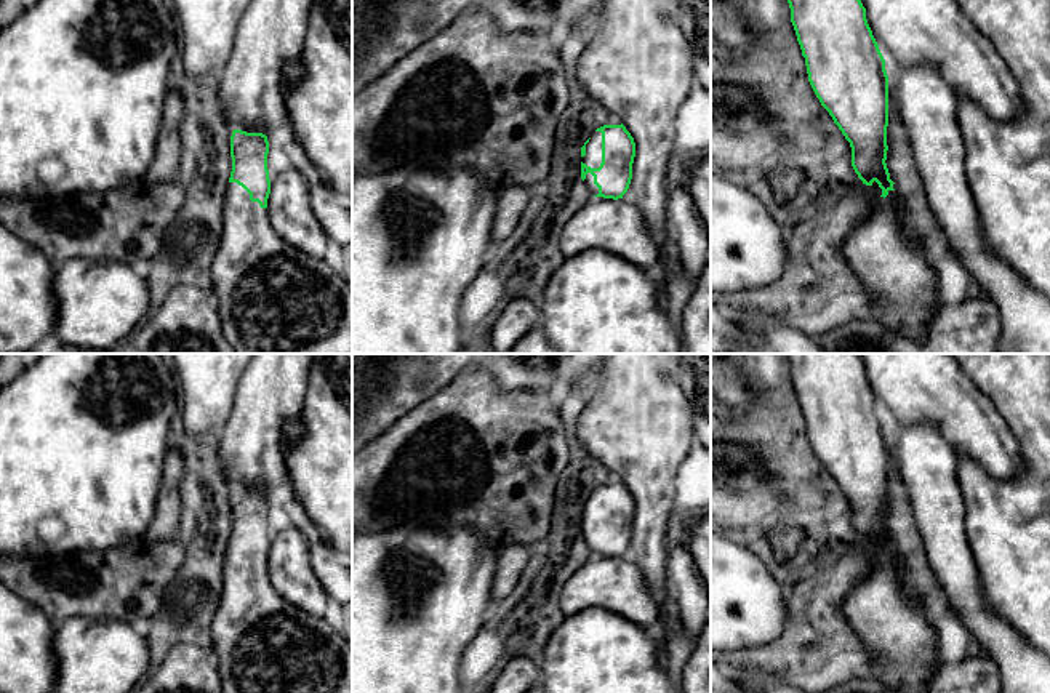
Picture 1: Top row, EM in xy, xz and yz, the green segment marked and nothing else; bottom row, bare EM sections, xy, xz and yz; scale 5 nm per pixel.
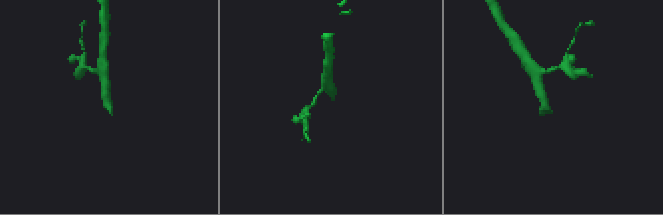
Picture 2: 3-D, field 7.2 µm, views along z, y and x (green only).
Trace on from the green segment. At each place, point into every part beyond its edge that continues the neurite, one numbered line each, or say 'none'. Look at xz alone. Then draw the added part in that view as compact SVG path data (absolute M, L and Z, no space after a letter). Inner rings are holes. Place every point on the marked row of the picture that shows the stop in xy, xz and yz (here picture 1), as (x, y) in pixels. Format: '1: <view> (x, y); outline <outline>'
1: xz (593, 157); outline M594 131L589 142L586 144L586 155L581 162L591 168L599 168L602 163L602 133Z

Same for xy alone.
1: xy (272, 298); outline M229 182L222 203L222 230L218 251L211 262L211 296L219 312L224 338L237 354L352 354L352 285L344 270L330 270L323 261L296 250L285 242L272 227L267 208L250 200L250 194L237 182Z

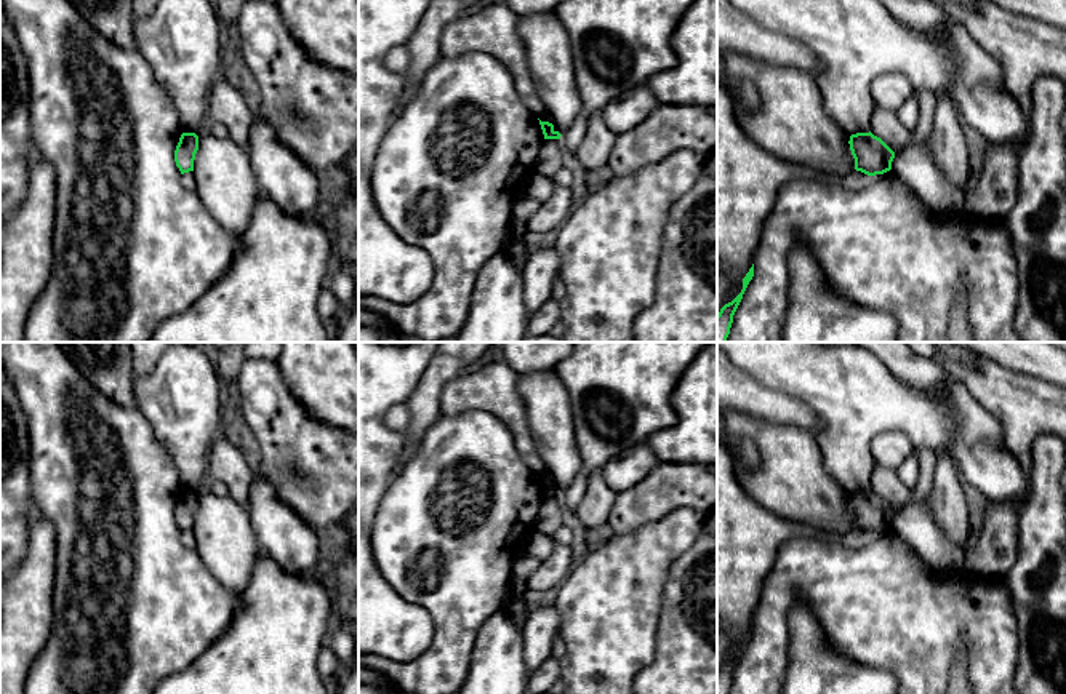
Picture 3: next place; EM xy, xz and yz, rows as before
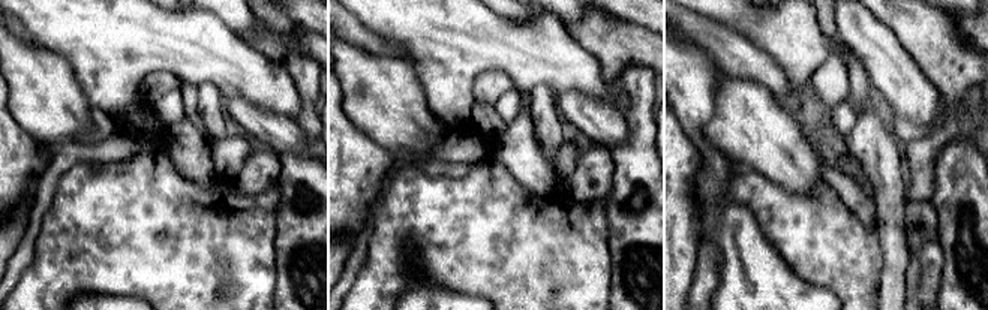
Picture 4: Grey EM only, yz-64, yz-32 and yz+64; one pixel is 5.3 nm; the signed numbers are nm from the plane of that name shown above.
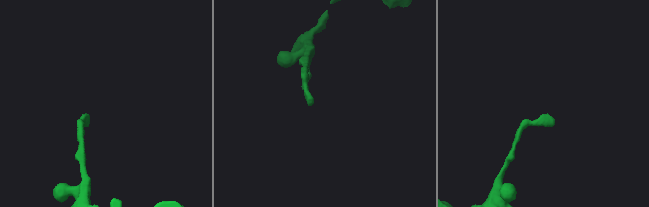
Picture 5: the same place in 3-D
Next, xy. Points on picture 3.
none

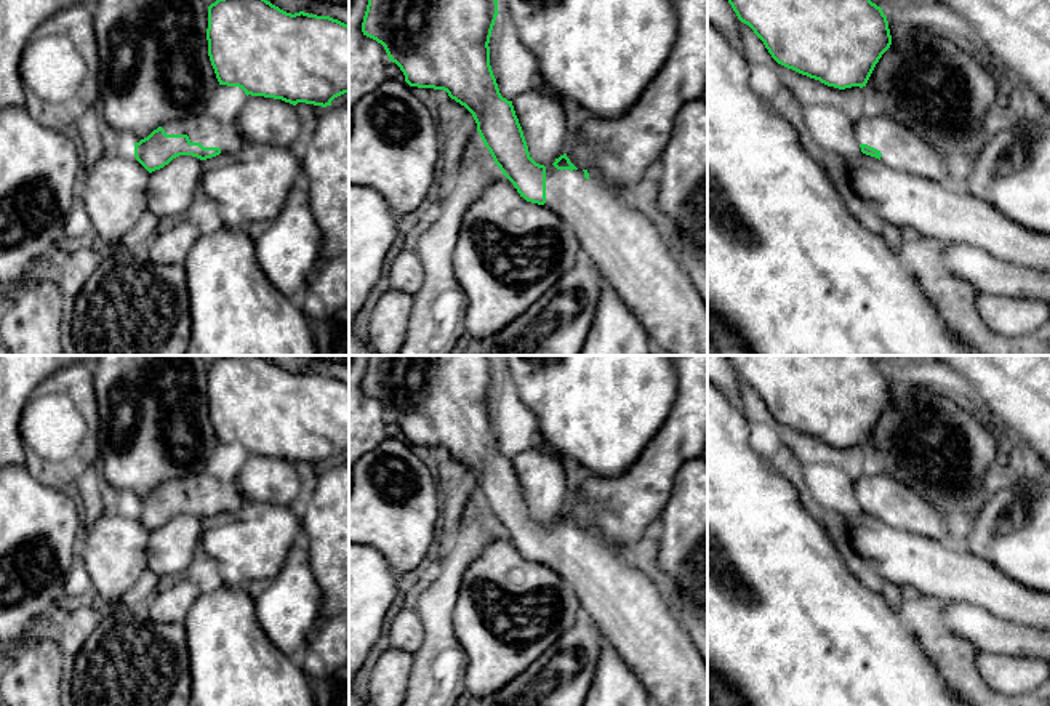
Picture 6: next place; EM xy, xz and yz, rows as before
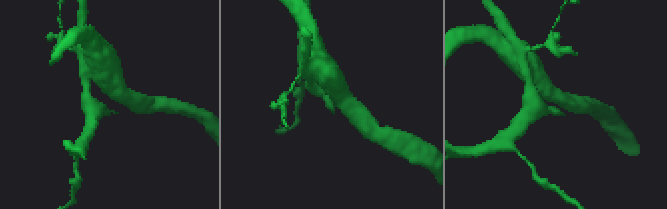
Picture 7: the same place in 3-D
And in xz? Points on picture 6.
1: xz (633, 253); outline M547 165L544 207L573 227L583 256L595 266L600 275L618 291L629 311L639 319L655 351L667 355L707 355L707 306L699 295L703 282L674 248L674 243L661 226L631 207L624 194L613 191L599 171L589 168L587 173L589 178L586 179L584 171L579 168L570 171Z

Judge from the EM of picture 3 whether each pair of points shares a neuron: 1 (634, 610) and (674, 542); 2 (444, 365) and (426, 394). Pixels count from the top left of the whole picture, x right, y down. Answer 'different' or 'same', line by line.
1: same
2: same

